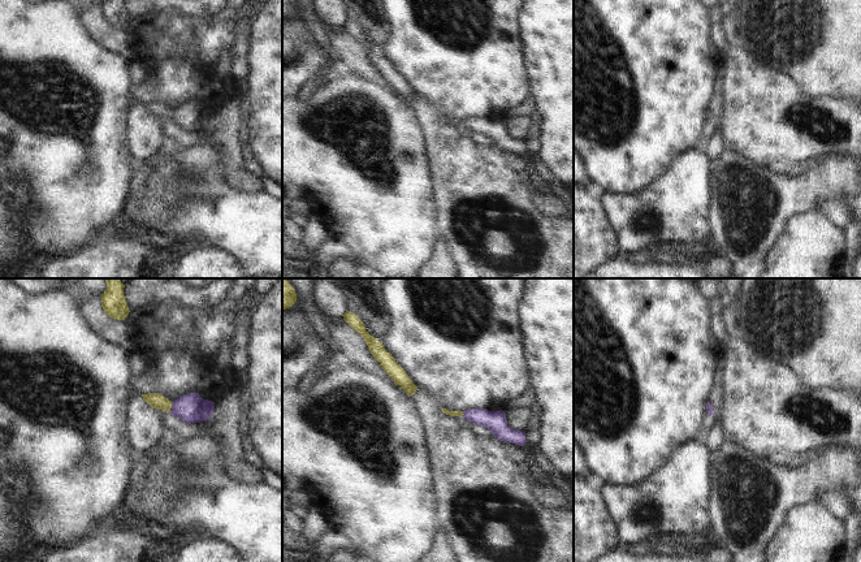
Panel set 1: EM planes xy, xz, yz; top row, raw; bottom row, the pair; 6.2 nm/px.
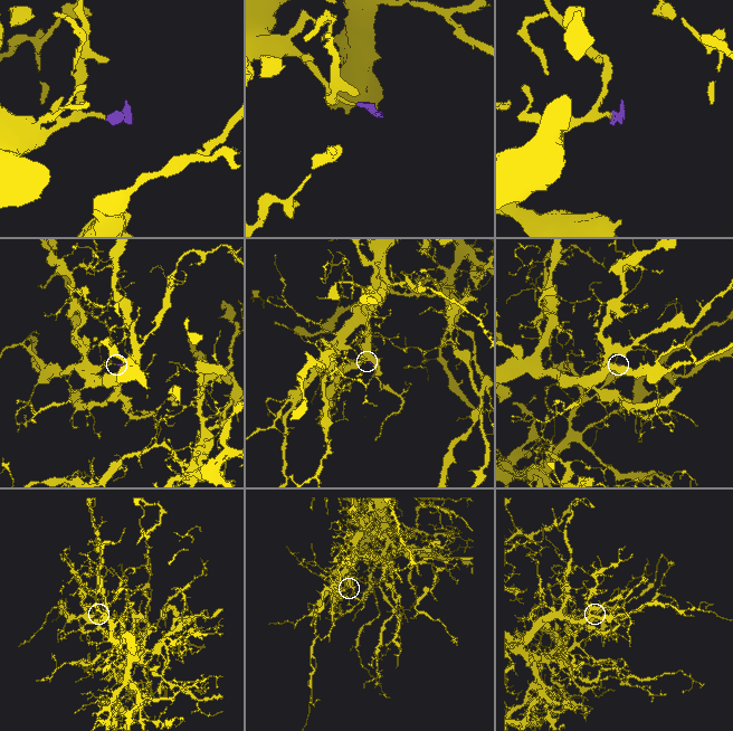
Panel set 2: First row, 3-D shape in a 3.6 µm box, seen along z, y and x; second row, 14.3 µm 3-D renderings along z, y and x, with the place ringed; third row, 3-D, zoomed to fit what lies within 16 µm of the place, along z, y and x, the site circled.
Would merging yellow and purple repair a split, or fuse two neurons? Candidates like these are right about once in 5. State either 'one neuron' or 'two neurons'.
one neuron

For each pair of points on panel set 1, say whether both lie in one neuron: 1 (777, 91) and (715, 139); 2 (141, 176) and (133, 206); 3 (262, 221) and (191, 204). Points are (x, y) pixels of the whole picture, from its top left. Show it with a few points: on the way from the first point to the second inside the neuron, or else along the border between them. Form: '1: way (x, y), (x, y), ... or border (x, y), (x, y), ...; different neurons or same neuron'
1: border (714, 125), (722, 129), (725, 147); different neurons
2: way (139, 184), (135, 198); same neuron
3: way (245, 221), (221, 221), (208, 217); same neuron

